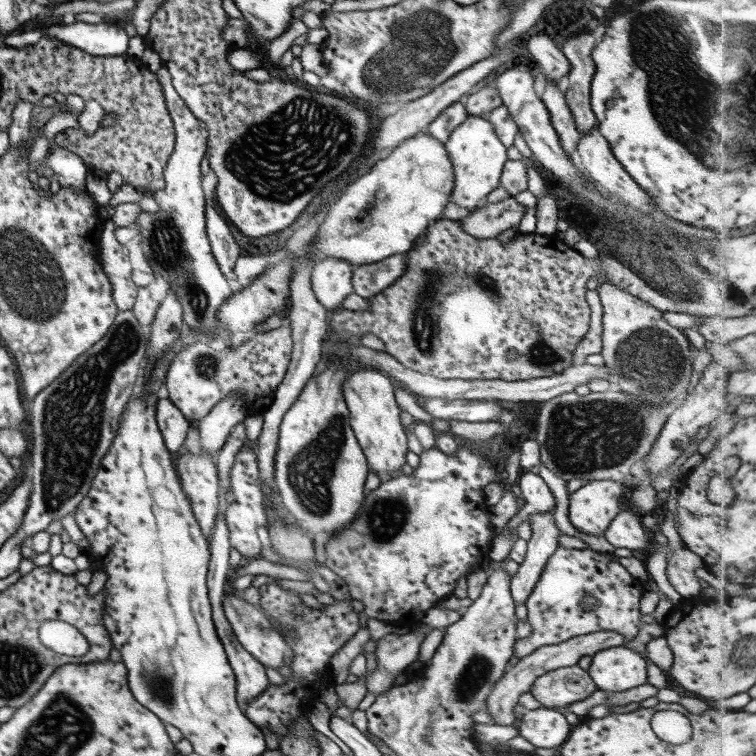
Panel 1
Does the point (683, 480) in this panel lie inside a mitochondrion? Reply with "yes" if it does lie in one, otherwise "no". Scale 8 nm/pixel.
no

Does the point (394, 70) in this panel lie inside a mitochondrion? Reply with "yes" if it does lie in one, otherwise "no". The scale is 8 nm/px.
yes

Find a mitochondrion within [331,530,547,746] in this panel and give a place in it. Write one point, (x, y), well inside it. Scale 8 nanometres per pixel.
(474, 676)

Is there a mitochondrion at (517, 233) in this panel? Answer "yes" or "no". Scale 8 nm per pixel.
no

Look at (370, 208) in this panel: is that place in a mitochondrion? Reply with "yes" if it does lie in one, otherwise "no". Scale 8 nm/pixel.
yes

